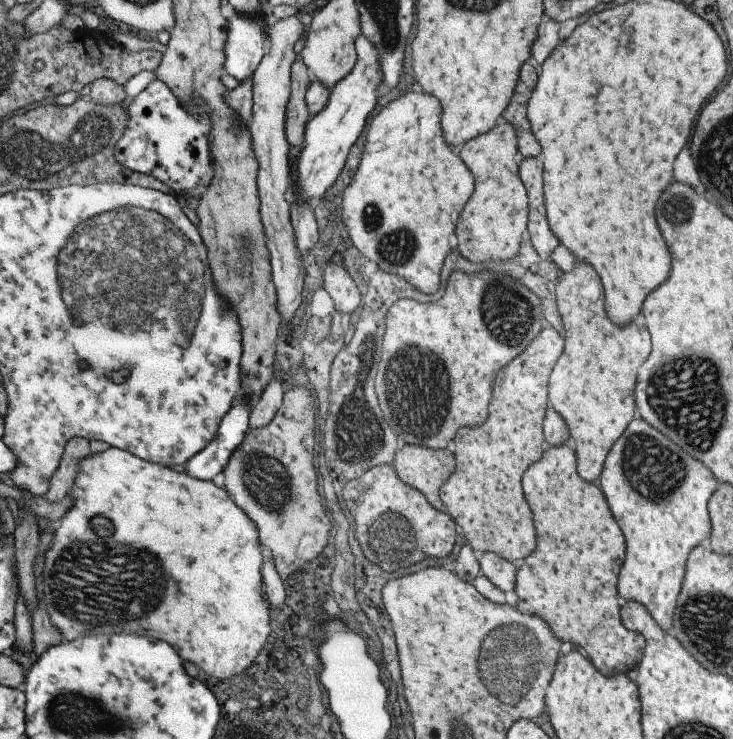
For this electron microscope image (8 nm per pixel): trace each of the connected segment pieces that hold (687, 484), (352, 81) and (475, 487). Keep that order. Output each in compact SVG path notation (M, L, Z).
M641 418L627 424L627 430L611 445L603 461L599 488L627 546L617 576L617 594L645 604L664 633L672 630L685 558L693 546L709 536L707 503L717 485L699 460L687 456Z
M363 34L355 38L353 49L356 52L356 61L351 72L335 83L323 110L310 117L305 125L303 144L297 156L295 186L290 186L287 194L289 203L297 204L303 200L303 202L314 204L320 200L323 192L335 182L335 178L341 172L349 148L359 138L367 116L375 107L377 99L379 100L384 93L381 68L377 60L379 52Z
M543 328L537 338L510 360L493 379L492 395L488 404L487 420L473 428L459 428L453 438L455 470L439 486L439 498L446 513L461 528L468 545L476 553L491 552L513 562L525 558L535 548L535 534L531 526L531 510L527 508L519 478L523 470L543 456L547 447L542 431L542 422L547 412L547 374L555 366L557 356L562 353L563 338L553 328Z

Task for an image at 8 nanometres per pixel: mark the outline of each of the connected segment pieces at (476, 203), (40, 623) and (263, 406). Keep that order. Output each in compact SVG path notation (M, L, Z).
M509 123L496 124L489 132L475 136L463 144L459 156L471 170L475 190L463 206L455 224L459 256L469 262L511 260L521 244L521 234L528 221L527 195L515 163L516 134Z
M39 593L37 597L39 608L35 608L35 610L31 612L31 636L33 641L31 655L34 659L39 658L39 656L41 656L45 650L51 648L51 646L61 644L63 641L57 627L51 624L40 598L41 595Z
M271 379L267 383L265 390L256 399L251 412L249 412L249 430L263 428L263 426L267 426L271 422L271 418L279 410L283 393L281 384L277 380Z

